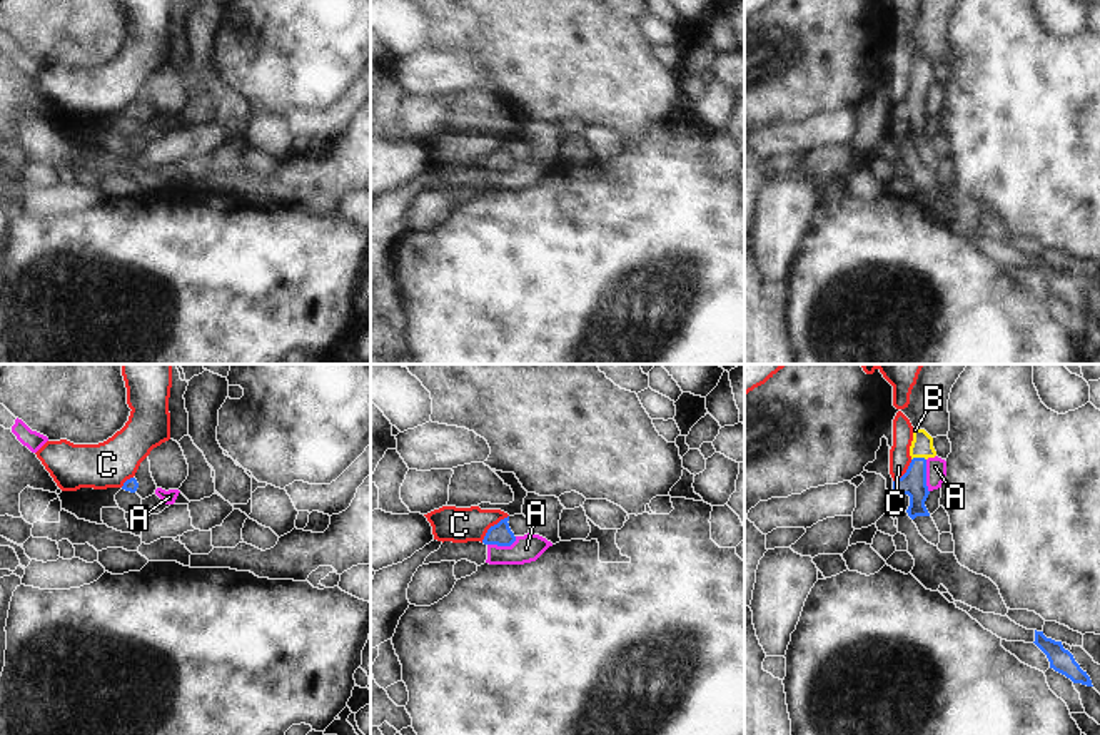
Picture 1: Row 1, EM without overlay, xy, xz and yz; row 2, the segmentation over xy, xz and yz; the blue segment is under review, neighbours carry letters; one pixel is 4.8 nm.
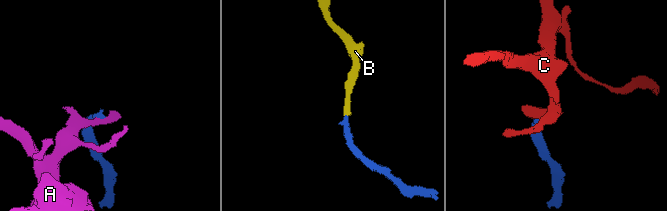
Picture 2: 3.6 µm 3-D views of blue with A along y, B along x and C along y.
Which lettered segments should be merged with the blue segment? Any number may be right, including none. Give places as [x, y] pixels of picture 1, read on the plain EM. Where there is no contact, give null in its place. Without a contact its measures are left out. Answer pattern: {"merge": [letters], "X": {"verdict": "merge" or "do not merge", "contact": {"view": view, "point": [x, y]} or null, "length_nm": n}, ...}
{"merge": ["B"], "A": {"verdict": "do not merge", "contact": {"view": "xz", "point": [503, 171]}, "length_nm": 150}, "B": {"verdict": "merge", "contact": {"view": "yz", "point": [918, 84]}, "length_nm": 70}, "C": {"verdict": "do not merge", "contact": {"view": "xz", "point": [491, 152]}, "length_nm": 190}}

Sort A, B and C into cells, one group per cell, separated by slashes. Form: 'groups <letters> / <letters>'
groups A / B / C

